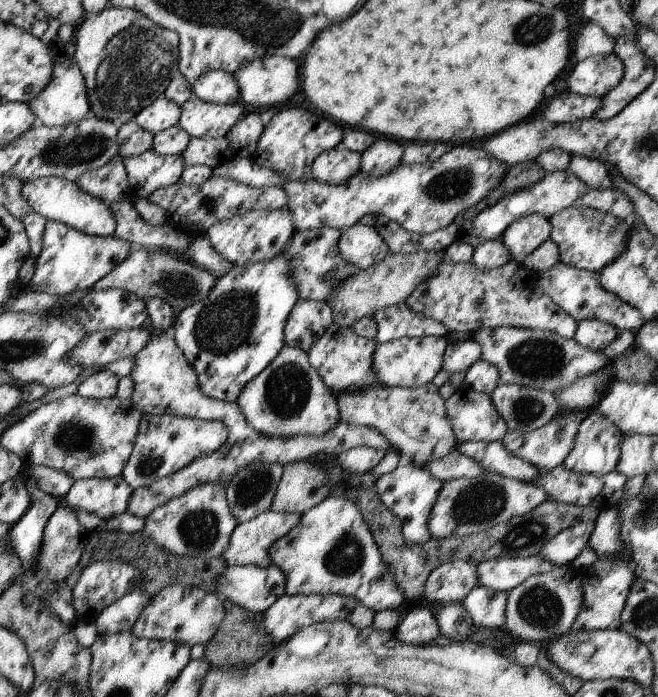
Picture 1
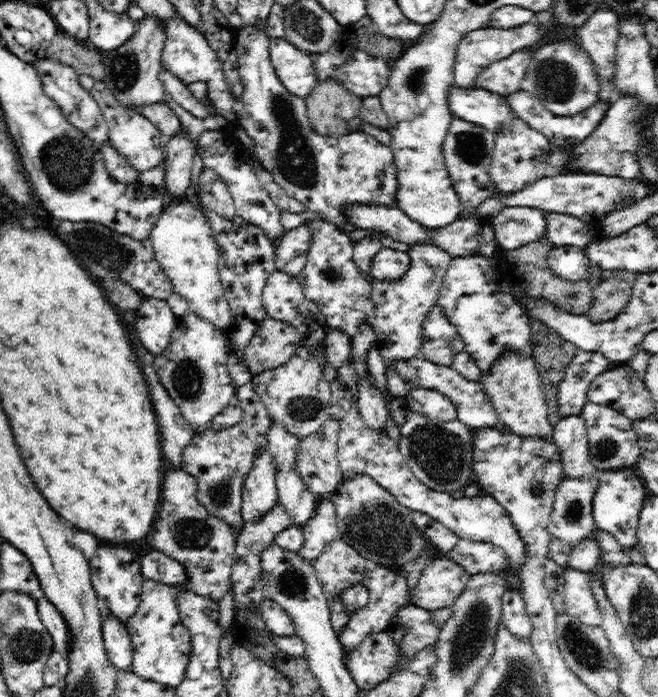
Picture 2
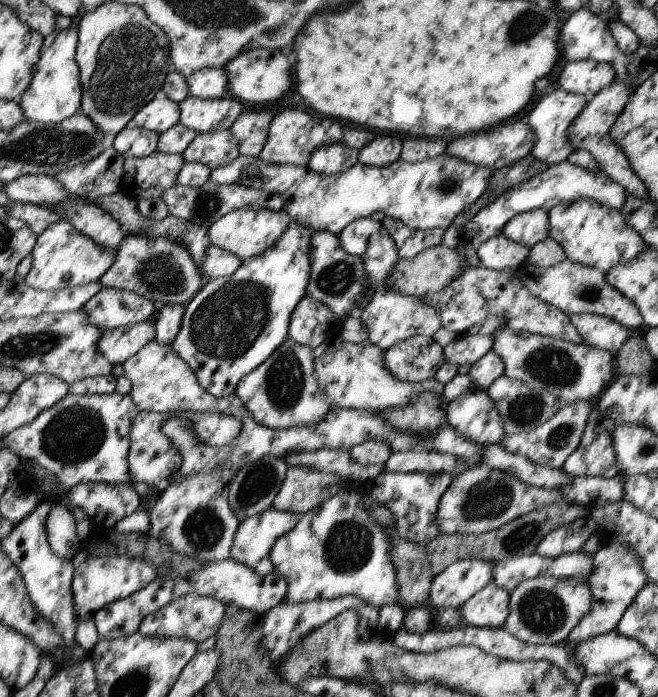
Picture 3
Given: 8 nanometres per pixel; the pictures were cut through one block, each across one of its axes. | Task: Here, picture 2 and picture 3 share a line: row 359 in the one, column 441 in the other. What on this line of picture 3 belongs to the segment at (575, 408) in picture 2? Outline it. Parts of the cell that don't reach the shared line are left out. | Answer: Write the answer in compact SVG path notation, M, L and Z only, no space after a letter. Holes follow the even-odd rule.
M479 558L460 559L433 577L428 594L434 609L460 609L476 592L488 586L494 578L494 563Z

